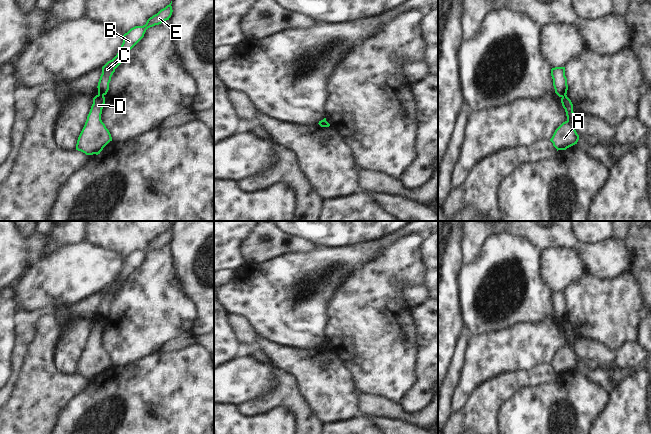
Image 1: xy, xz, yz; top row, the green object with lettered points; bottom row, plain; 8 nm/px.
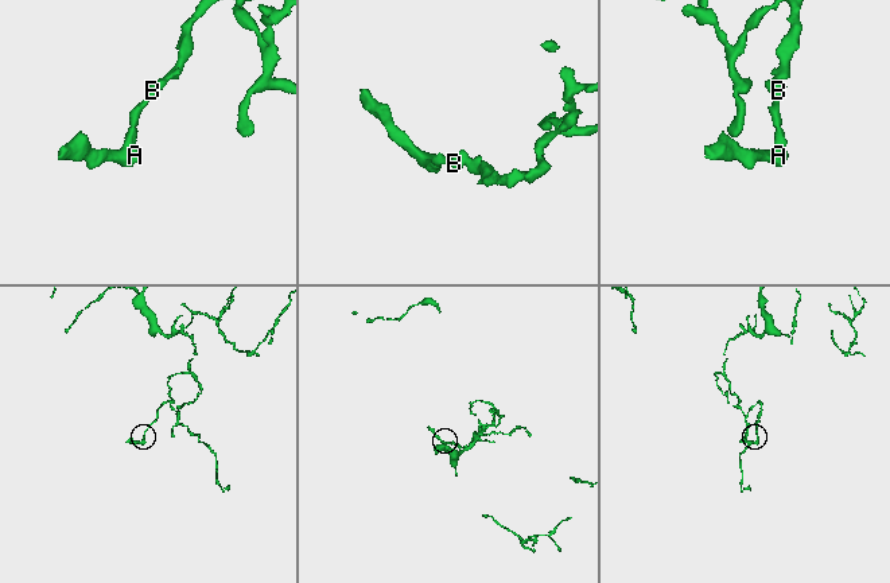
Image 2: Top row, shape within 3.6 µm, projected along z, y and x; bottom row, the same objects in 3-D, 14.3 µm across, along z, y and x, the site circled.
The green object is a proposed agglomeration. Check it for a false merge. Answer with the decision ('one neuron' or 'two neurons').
two neurons

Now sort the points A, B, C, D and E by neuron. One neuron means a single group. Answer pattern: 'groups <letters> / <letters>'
groups A D / B C E

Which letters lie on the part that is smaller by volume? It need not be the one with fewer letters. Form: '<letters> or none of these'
A, D

